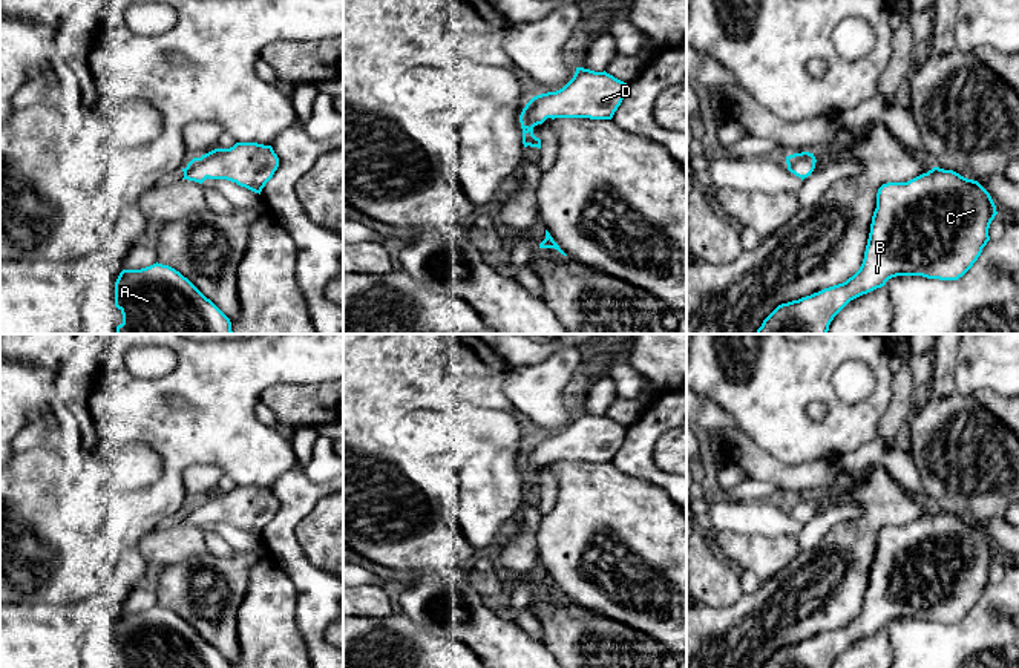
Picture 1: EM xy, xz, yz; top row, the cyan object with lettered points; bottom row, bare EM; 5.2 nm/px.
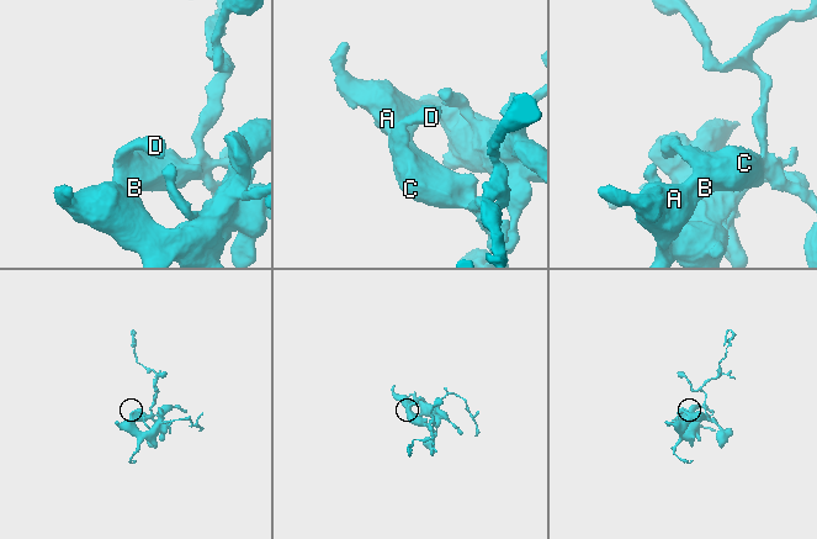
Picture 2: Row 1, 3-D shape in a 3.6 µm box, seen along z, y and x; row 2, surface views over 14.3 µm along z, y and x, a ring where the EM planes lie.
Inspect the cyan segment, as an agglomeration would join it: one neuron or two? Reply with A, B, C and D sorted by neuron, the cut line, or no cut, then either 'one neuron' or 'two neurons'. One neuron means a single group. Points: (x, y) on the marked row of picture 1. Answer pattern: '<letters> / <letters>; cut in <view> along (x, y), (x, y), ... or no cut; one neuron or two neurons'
A B C D; no cut; one neuron

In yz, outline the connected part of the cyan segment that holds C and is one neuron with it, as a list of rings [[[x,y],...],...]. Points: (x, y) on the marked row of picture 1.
[[[933,167],[907,182],[878,188],[876,208],[860,270],[846,282],[778,305],[755,334],[827,334],[834,317],[854,299],[886,285],[896,276],[958,280],[978,260],[990,241],[988,228],[998,214],[990,193],[953,170]]]

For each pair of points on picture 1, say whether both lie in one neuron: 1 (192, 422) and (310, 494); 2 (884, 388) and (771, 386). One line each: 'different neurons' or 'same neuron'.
1: different neurons
2: same neuron

